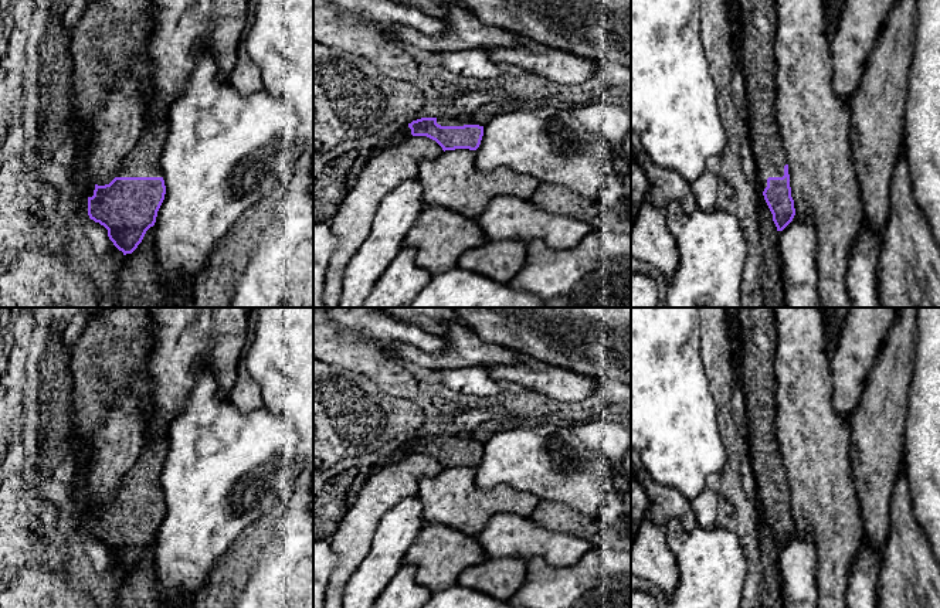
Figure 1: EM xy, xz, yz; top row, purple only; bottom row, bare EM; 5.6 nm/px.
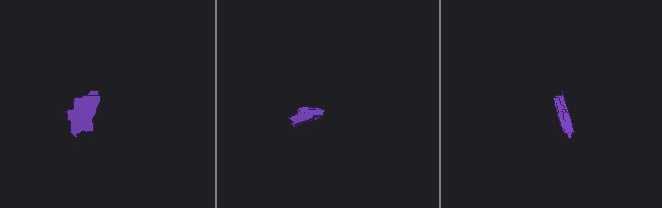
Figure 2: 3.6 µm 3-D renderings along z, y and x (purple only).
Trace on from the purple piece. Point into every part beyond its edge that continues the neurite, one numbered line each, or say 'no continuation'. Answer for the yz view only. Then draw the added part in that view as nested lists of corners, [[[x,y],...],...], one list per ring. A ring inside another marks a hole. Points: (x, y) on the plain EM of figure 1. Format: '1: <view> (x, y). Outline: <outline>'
1: yz (757, 329). Outline: [[[736,308],[742,340],[742,390],[747,414],[747,445],[757,499],[764,509],[768,495],[783,495],[787,473],[777,438],[777,325],[774,308]]]

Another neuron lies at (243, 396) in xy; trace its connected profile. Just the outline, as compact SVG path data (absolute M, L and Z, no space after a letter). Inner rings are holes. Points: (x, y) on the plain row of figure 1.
M250 312L248 339L247 339L247 343L244 344L244 350L237 367L237 376L238 376L237 381L228 395L228 400L234 404L234 407L240 412L251 412L254 410L264 407L262 390L259 384L255 383L255 380L252 378L252 376L250 374L245 366L245 356L252 344L257 322L258 322L258 315L254 312Z

